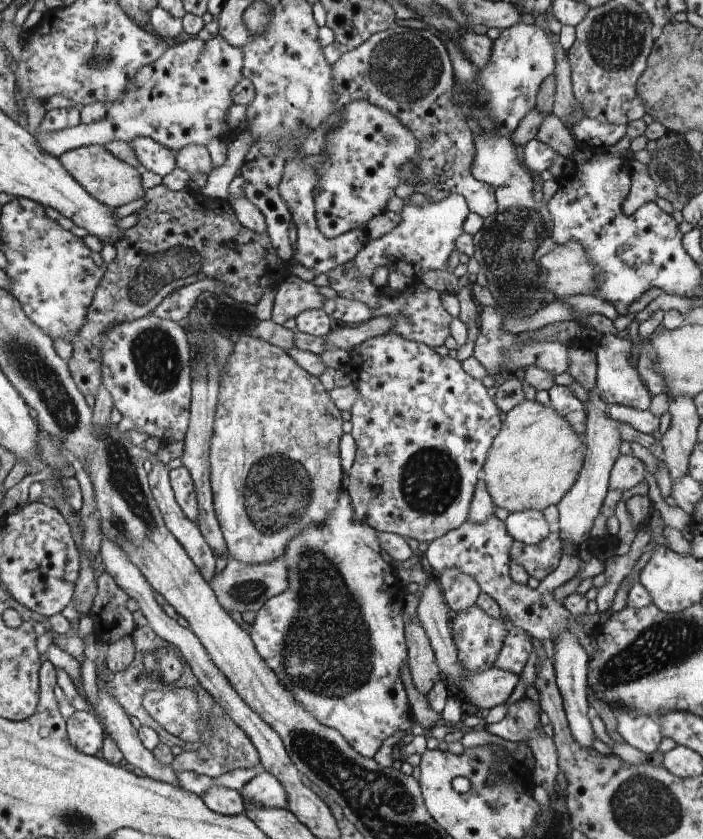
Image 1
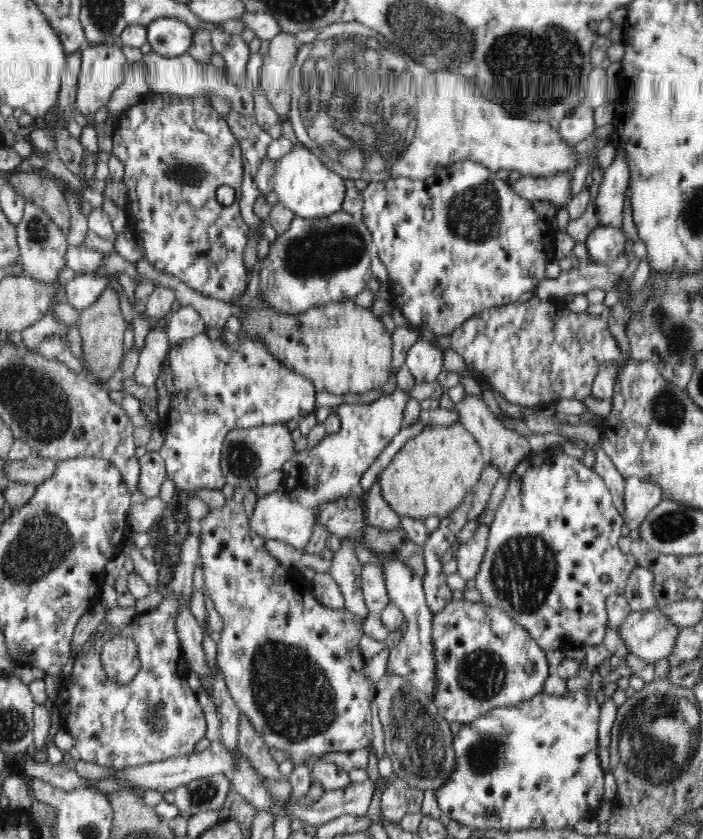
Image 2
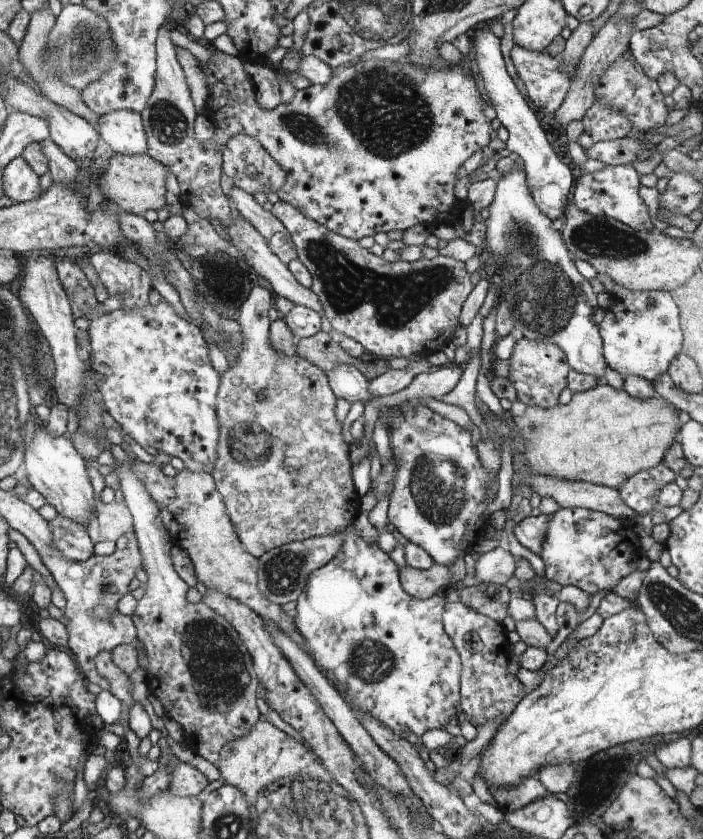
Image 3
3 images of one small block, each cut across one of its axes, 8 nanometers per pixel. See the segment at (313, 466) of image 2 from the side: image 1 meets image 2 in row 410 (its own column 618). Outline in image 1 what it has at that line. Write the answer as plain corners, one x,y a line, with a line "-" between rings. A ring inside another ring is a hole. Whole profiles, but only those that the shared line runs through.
613,334
604,335
600,345
596,346
597,374
596,387
604,402
620,404
646,410
651,403
652,394
641,381
637,367
630,363
630,341

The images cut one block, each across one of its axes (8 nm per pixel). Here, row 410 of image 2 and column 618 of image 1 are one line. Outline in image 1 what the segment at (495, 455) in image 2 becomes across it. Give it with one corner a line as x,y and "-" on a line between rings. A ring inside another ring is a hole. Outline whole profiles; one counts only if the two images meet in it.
621,455
614,463
609,475
609,490
628,490
645,478
645,467
642,460
634,455

